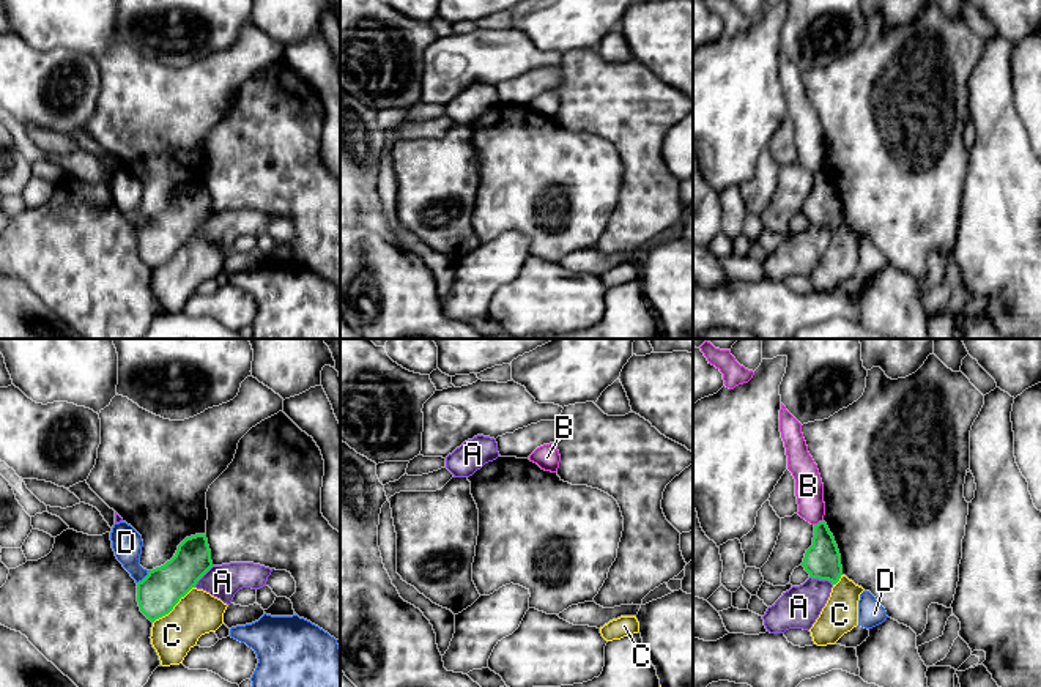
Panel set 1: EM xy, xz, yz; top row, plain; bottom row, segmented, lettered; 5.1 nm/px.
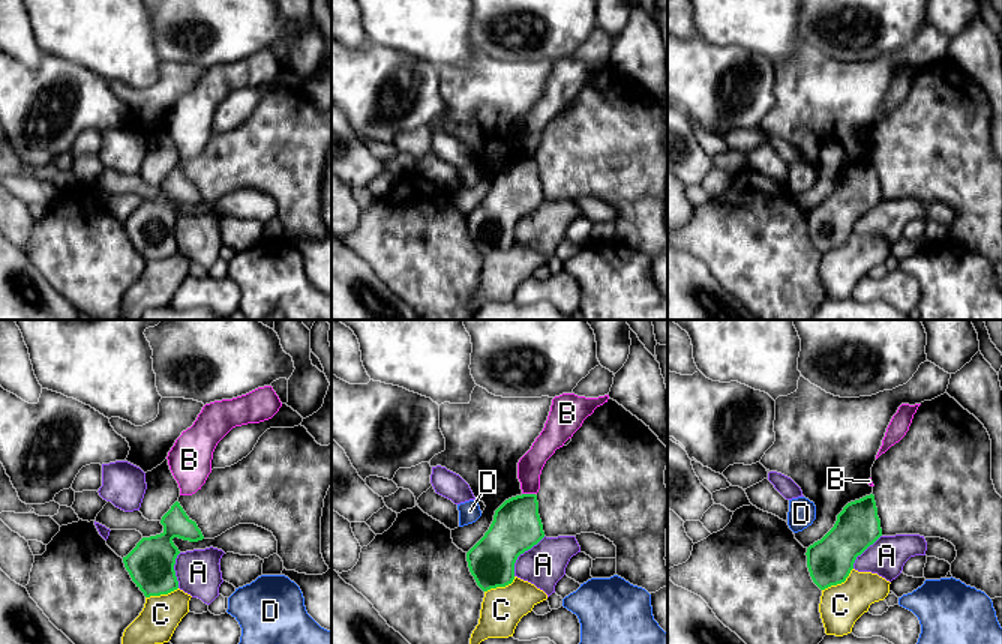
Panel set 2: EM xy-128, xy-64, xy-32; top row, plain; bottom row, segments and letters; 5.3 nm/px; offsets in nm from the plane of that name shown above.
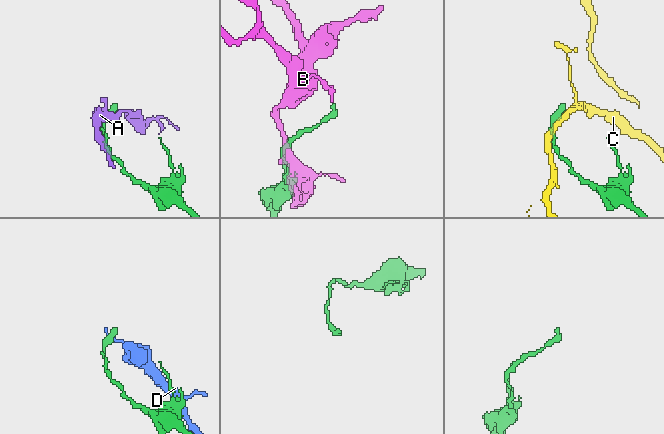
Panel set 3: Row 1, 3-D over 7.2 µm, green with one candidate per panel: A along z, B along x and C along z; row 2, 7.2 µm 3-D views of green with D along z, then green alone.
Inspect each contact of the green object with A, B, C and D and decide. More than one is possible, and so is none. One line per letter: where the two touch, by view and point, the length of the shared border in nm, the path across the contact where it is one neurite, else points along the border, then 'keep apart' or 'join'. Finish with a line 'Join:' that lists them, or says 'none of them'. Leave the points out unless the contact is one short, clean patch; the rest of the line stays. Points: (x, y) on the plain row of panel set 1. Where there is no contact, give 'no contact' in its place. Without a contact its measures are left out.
A: yz (821, 226) | 130 nm | keep apart
B: yz (819, 169) | 60 nm | along yz (822, 166), (815, 172) | keep apart
C: xy (174, 252) | 280 nm | keep apart
D: xy (145, 224) | 100 nm | along xy (150, 218), (137, 230) | keep apart
Join: none of them

